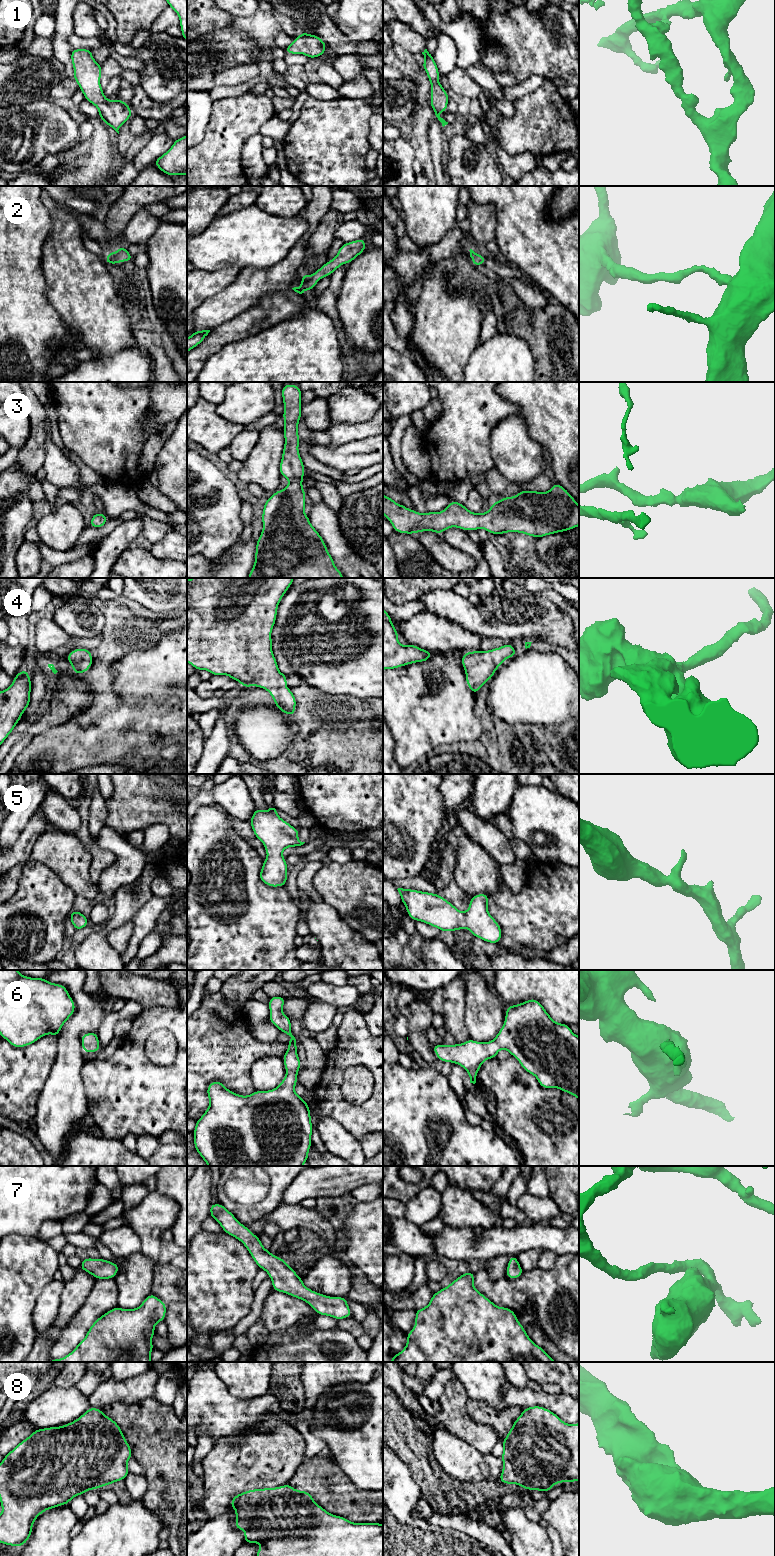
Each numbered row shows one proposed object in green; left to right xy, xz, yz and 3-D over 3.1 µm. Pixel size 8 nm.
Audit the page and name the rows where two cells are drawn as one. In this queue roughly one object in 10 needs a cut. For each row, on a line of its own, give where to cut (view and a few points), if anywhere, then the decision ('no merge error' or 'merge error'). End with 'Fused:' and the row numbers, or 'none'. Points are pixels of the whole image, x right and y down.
1: no cut; no merge error
2: no cut; no merge error
3: no cut; no merge error
4: no cut; no merge error
5: no cut; no merge error
6: no cut; no merge error
7: no cut; no merge error
8: no cut; no merge error
Fused: none

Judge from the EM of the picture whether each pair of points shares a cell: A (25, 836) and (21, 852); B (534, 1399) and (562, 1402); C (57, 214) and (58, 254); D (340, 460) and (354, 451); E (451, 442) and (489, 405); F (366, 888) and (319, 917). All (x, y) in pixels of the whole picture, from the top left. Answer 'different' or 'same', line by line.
A: same
B: same
C: same
D: same
E: same
F: different

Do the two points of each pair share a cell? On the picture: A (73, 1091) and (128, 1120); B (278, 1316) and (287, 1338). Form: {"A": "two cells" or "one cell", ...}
{"A": "two cells", "B": "two cells"}

